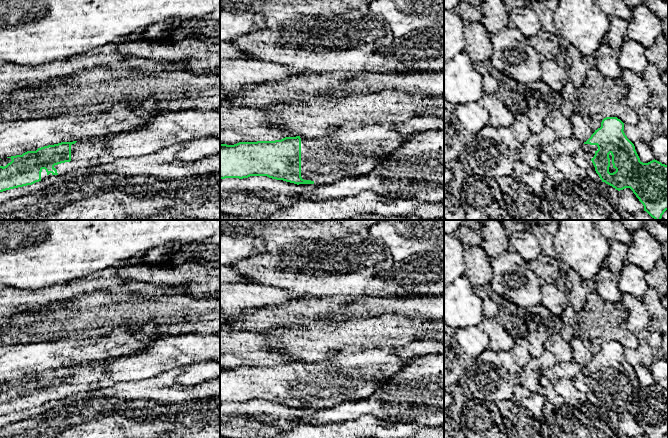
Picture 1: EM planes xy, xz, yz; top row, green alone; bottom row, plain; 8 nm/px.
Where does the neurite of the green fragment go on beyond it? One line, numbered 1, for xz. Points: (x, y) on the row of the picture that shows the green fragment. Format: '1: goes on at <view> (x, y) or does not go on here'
1: does not go on here

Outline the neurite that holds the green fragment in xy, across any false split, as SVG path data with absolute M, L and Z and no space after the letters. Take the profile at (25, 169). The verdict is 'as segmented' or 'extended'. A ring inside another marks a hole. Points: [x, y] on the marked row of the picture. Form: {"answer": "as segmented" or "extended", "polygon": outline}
{"answer": "as segmented", "polygon": "M61 142L7 157L12 161L0 166L0 192L41 181L43 169L47 175L58 175L54 166L71 161L71 145L76 142Z"}

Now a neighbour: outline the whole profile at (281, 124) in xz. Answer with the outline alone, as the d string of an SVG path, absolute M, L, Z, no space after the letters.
M385 90L340 99L306 96L299 104L279 103L266 108L277 119L279 130L299 136L324 136L343 123L392 125L415 116L444 118L444 96Z

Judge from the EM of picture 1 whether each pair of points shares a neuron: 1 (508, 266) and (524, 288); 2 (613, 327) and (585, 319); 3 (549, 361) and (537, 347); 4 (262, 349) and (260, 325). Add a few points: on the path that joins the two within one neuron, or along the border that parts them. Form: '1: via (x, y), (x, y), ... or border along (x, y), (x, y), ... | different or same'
1: via (514, 271), (517, 272), (518, 282) | same
2: via (606, 321), (592, 319) | same
3: border along (545, 349), (538, 356), (531, 357) | different
4: border along (265, 330), (249, 332) | different

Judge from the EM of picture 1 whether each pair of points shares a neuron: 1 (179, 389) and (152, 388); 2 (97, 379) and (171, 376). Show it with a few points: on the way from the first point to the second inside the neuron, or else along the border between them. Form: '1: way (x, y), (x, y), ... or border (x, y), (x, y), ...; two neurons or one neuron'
1: way (172, 389), (159, 388); one neuron
2: border (173, 368), (150, 377), (128, 382); two neurons

